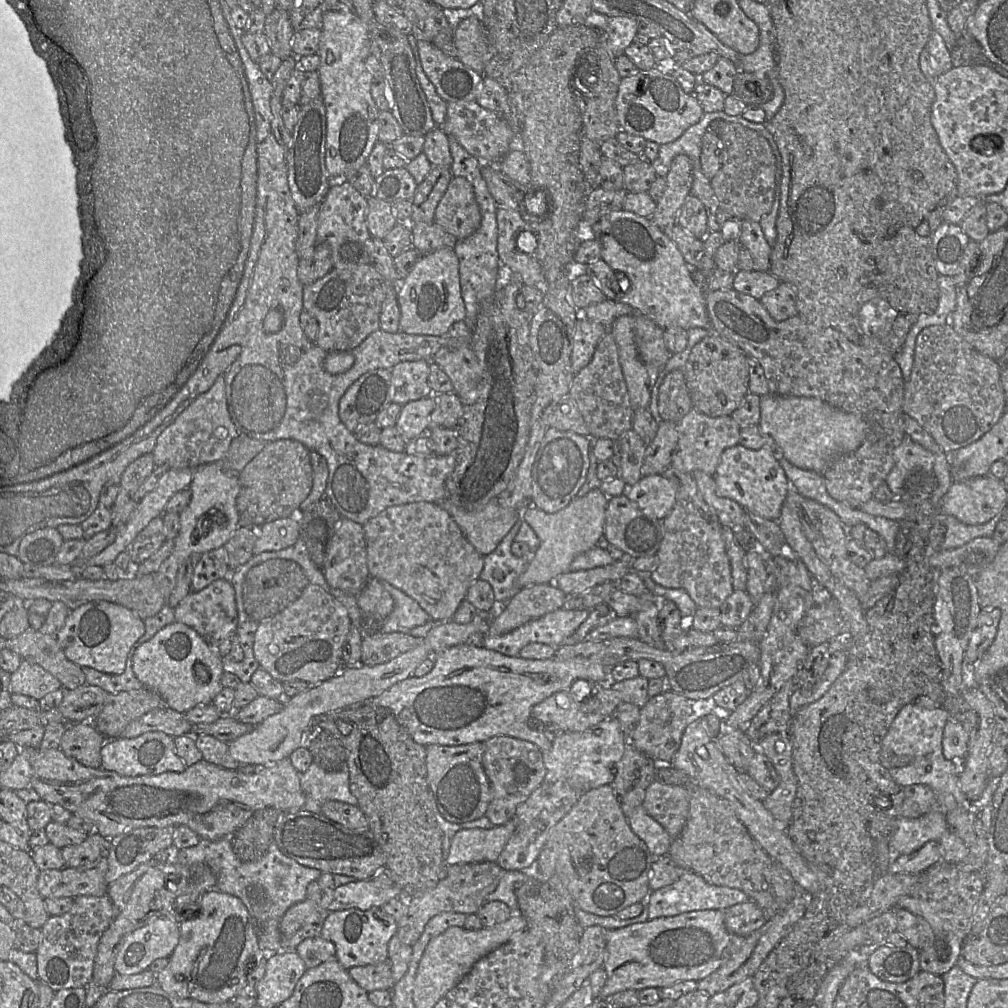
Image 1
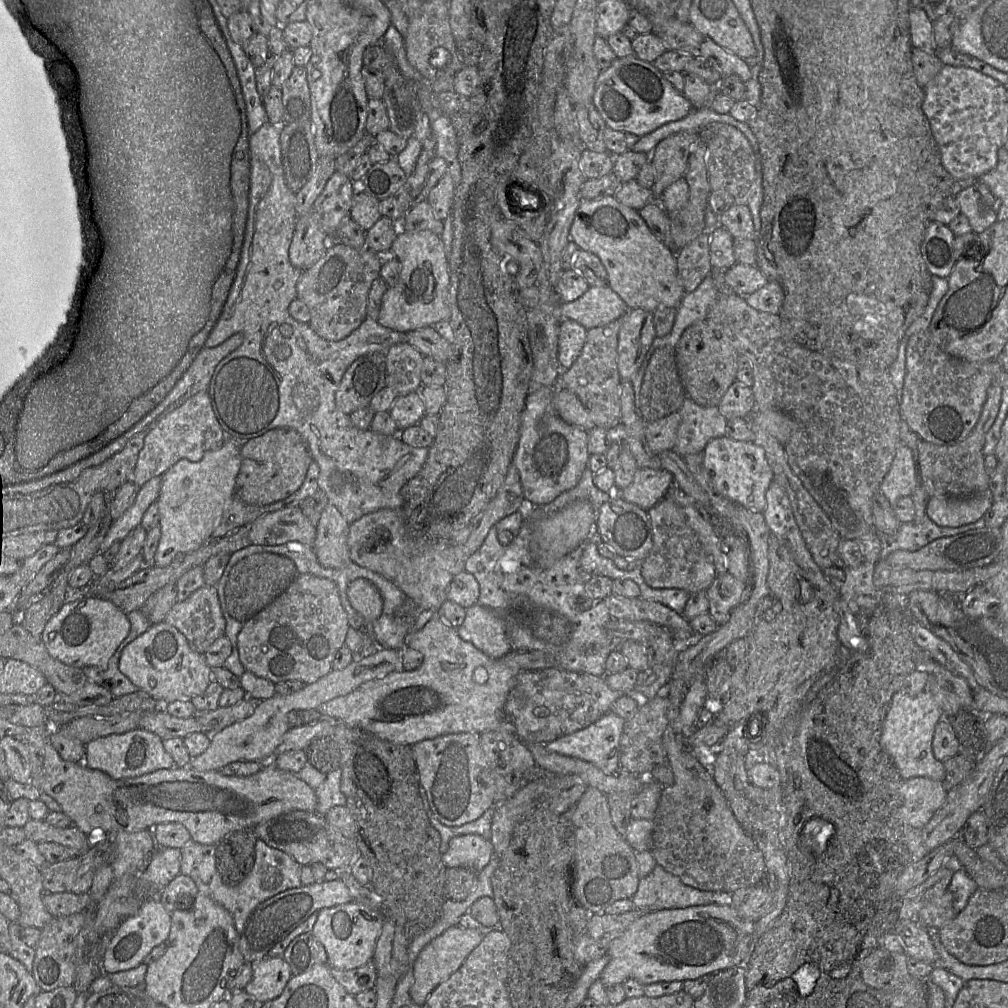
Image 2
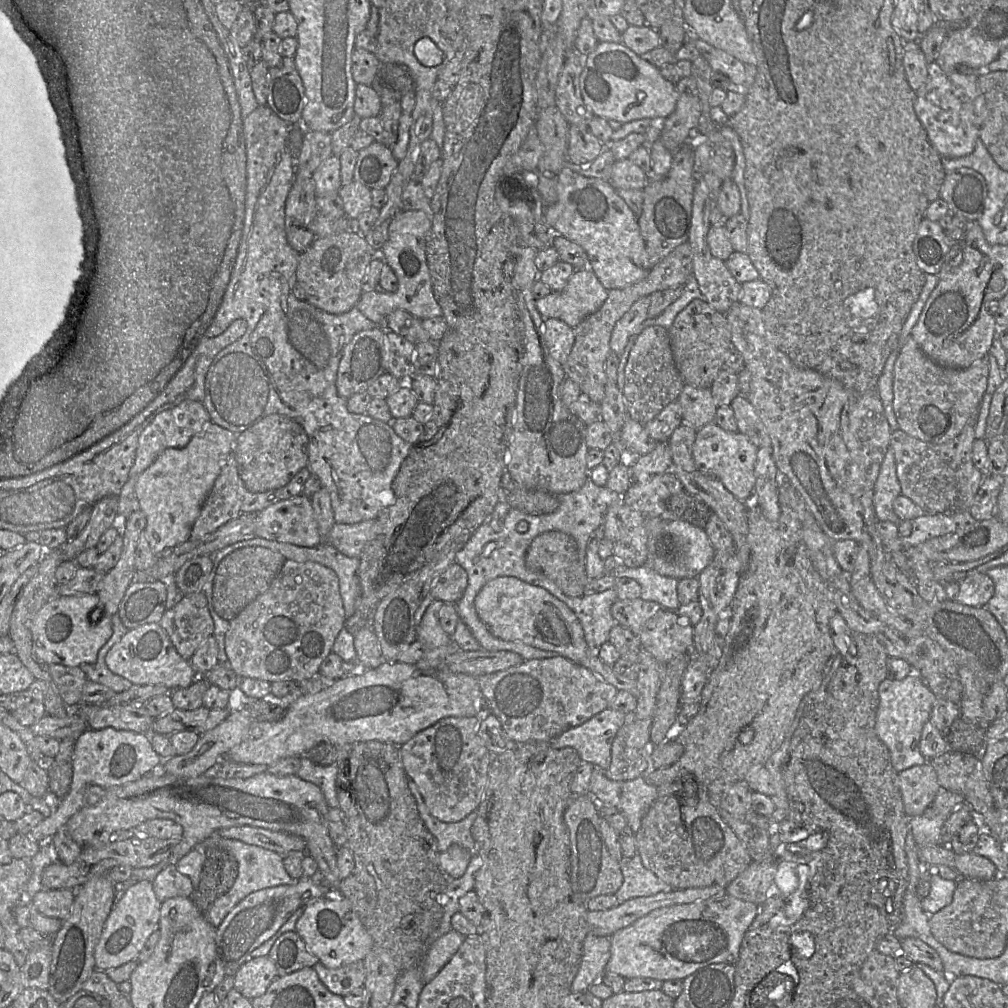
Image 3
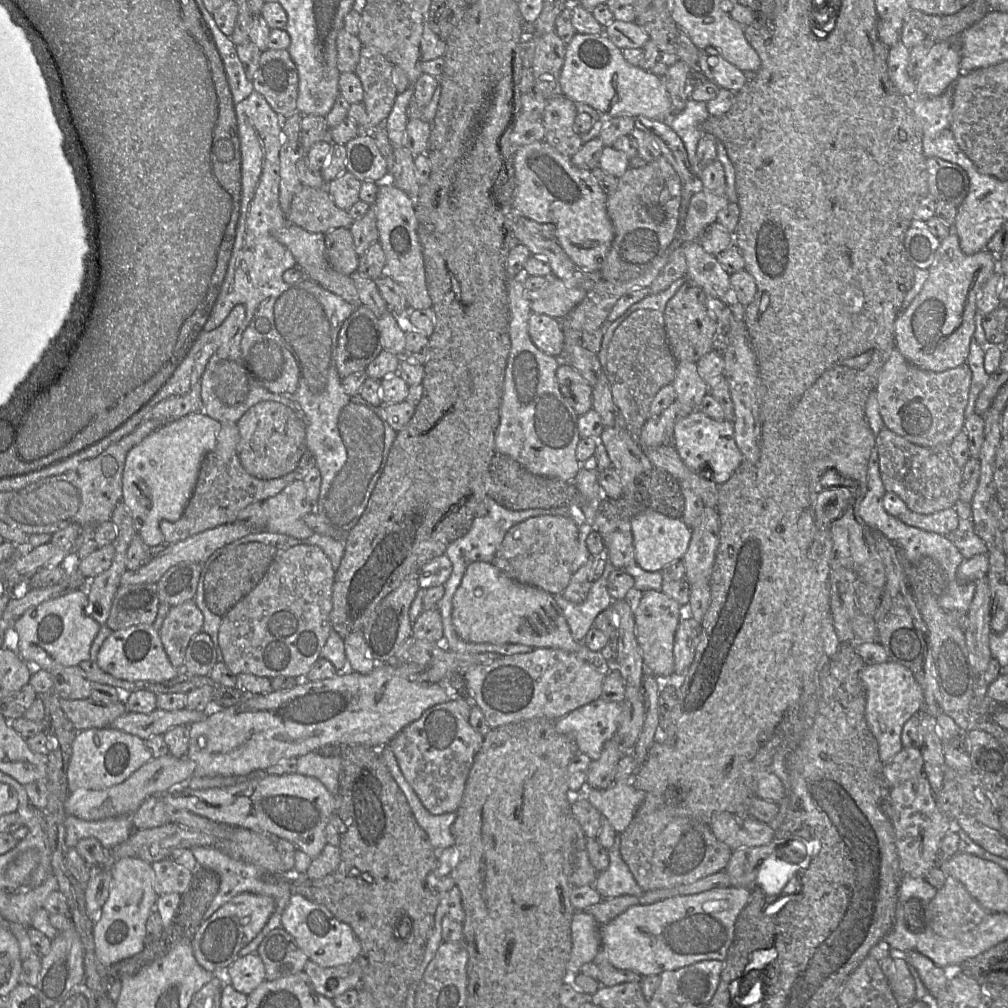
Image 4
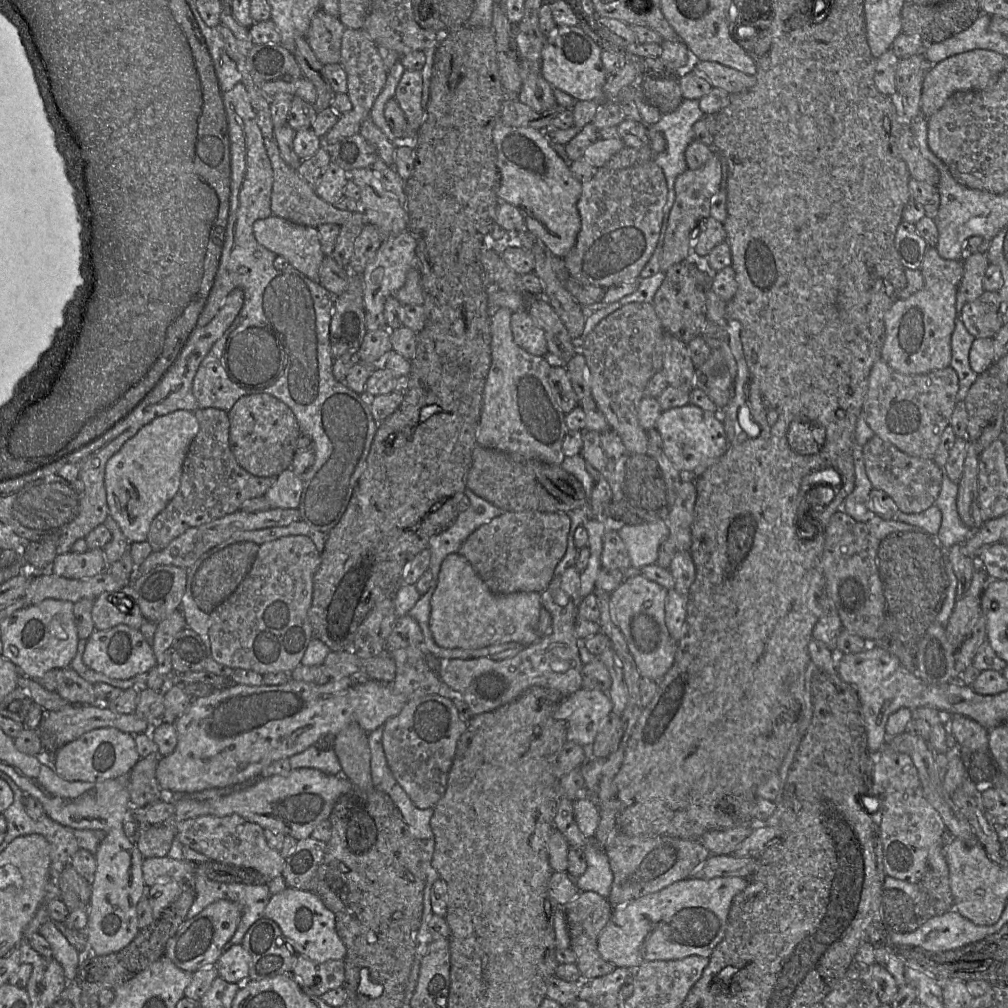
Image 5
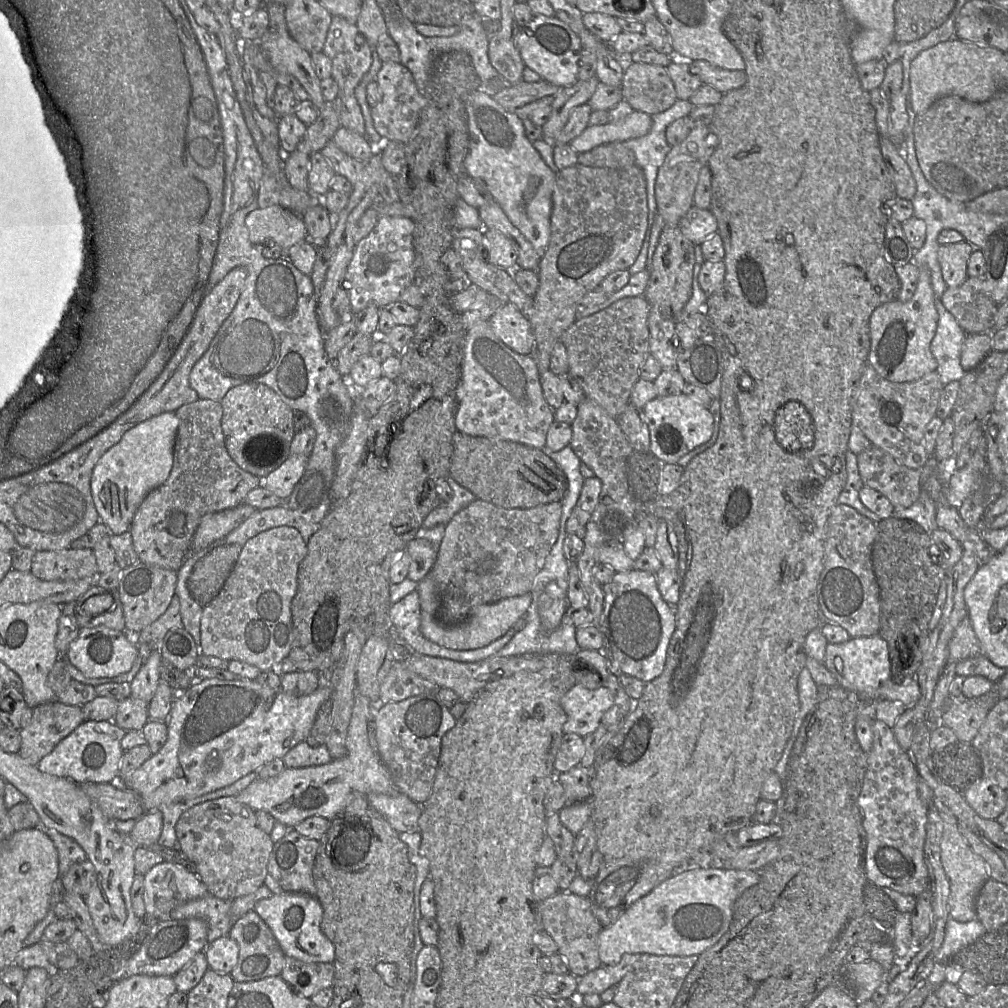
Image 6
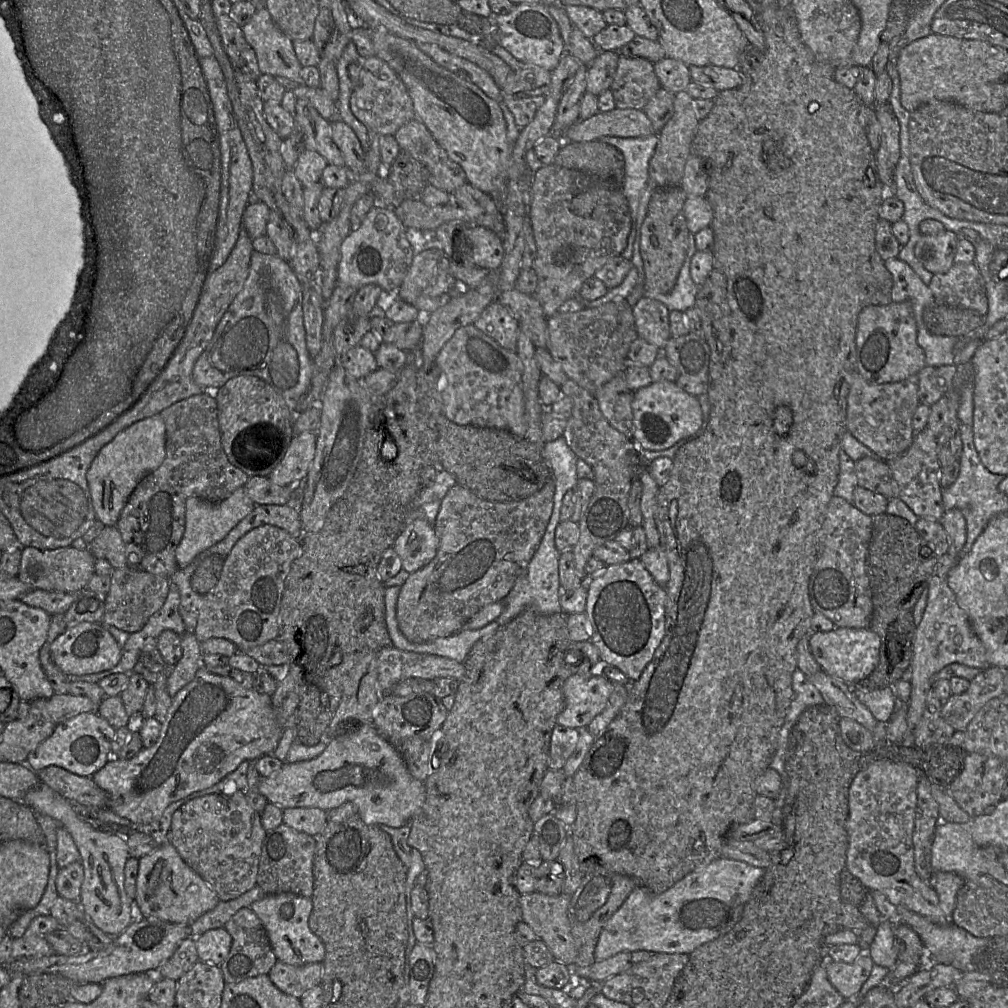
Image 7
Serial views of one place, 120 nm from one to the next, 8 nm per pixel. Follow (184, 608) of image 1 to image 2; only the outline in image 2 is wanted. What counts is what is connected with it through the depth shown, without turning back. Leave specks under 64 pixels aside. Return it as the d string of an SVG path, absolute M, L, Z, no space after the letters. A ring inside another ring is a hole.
M203 586L184 601L177 602L164 622L181 632L194 651L203 654L216 639L224 636L225 632L226 622L216 587Z

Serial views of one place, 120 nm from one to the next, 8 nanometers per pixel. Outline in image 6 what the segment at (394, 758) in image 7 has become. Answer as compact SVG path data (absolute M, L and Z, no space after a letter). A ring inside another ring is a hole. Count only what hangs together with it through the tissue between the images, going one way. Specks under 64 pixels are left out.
M356 686L354 707L346 736L347 754L344 757L332 759L331 762L323 765L304 768L285 767L274 777L258 778L236 798L252 810L266 811L276 821L294 828L311 816L322 816L331 821L344 811L354 794L388 795L400 792L371 740L370 724L376 707L378 705L374 706L369 698L357 690Z

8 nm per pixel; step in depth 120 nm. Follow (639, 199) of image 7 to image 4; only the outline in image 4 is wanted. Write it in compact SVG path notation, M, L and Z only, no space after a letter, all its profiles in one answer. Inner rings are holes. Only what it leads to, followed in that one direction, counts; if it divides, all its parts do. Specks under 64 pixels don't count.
M688 99L682 111L674 112L667 121L664 121L682 140L694 175L697 145L704 133L702 124L709 116L705 102Z

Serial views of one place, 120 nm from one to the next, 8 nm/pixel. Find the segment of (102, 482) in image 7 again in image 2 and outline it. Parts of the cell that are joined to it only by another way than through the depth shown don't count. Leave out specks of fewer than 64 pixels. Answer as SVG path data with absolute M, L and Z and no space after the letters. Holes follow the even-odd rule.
M227 439L216 449L207 451L201 460L180 460L161 476L161 489L156 500L161 536L154 557L155 566L169 566L177 558L195 551L212 539L215 527L236 496L236 479L241 466L240 444Z

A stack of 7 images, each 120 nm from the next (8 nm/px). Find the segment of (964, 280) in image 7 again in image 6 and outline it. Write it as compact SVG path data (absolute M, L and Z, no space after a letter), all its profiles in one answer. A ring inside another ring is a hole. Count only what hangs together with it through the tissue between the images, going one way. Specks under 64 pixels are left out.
M968 277L957 287L948 287L940 301L967 334L991 332L997 305L985 278Z

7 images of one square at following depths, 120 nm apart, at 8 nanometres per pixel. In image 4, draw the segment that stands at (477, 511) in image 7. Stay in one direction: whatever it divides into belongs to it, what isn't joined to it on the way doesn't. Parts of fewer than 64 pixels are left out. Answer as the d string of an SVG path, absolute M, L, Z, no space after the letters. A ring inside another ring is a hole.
M531 517L507 531L491 564L518 583L534 586L552 595L561 594L574 573L573 562L578 550L578 537L578 526L571 517Z

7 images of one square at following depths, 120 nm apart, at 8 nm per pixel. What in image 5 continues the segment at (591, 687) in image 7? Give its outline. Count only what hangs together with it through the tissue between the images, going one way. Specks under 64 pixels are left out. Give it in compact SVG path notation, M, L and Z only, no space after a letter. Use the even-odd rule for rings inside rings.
M581 688L563 698L554 718L568 722L567 741L589 749L610 719L612 708L608 693Z

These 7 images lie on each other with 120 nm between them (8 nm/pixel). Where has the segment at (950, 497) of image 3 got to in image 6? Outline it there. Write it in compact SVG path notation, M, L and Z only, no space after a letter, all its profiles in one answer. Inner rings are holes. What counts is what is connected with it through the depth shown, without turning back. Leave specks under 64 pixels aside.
M871 446L857 455L864 486L883 494L894 508L907 508L922 494L921 470L898 463L889 453Z

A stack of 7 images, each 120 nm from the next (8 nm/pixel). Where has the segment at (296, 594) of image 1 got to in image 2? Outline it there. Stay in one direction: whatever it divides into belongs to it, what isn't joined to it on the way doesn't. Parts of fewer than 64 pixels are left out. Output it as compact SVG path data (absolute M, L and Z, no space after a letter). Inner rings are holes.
M251 544L232 553L222 577L215 585L223 614L226 612L230 617L244 623L271 604L289 587L298 574L299 571L291 559L283 555L268 553L268 550L263 546Z

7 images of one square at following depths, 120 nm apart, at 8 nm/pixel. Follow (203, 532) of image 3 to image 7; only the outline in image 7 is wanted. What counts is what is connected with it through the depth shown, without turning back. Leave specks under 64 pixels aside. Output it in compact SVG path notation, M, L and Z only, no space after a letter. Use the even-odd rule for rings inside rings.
M212 391L179 401L160 416L166 426L165 460L138 483L116 527L125 544L128 567L171 579L178 569L175 552L185 531L186 500L194 497L220 502L244 487L250 476L234 466L224 451Z

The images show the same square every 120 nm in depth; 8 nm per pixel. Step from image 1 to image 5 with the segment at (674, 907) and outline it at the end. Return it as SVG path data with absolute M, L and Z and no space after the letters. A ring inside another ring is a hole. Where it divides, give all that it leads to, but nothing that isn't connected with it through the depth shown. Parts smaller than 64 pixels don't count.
M589 841L583 848L587 868L575 880L580 892L595 892L603 898L609 896L613 882L613 873L604 849L593 841Z

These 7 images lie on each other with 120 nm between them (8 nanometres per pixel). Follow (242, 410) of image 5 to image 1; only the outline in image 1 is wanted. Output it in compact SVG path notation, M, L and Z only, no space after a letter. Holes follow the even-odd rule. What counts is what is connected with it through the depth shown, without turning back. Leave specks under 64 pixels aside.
M269 441L239 473L240 491L236 499L239 527L257 530L277 519L297 516L313 483L310 451L299 441Z

